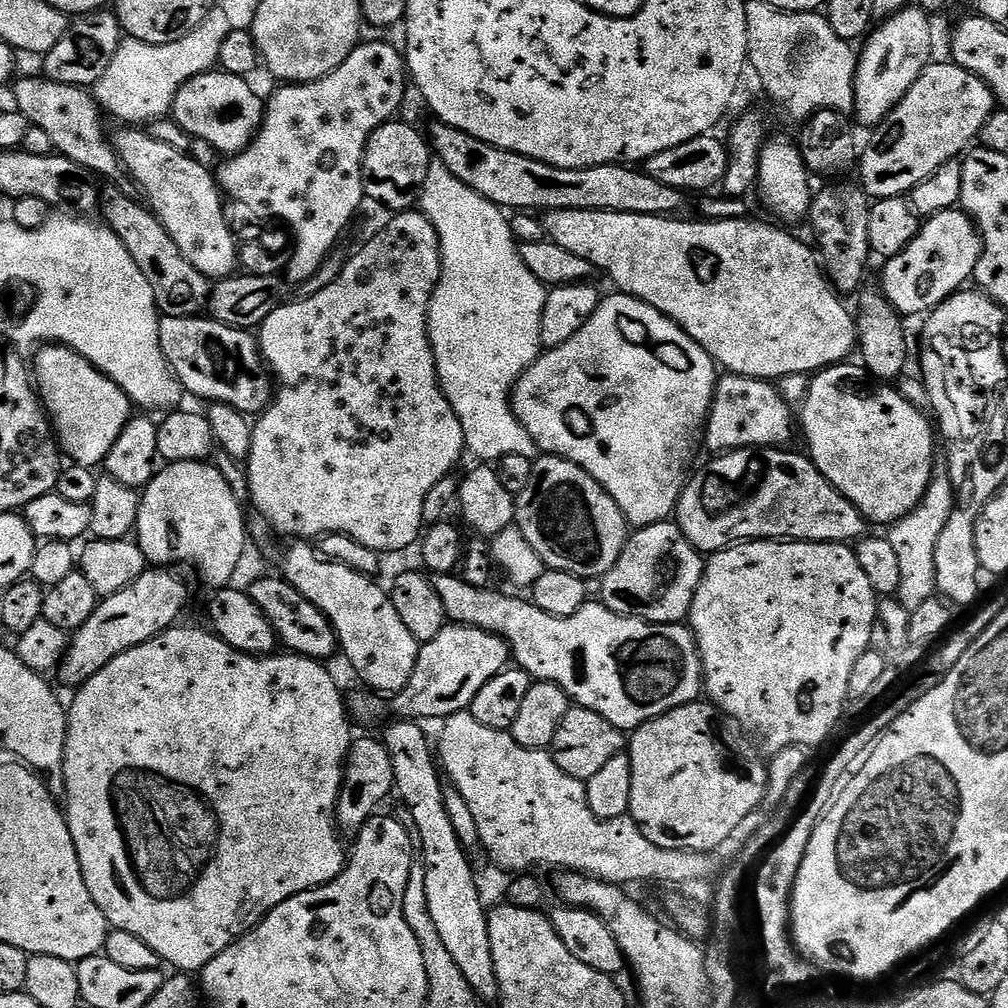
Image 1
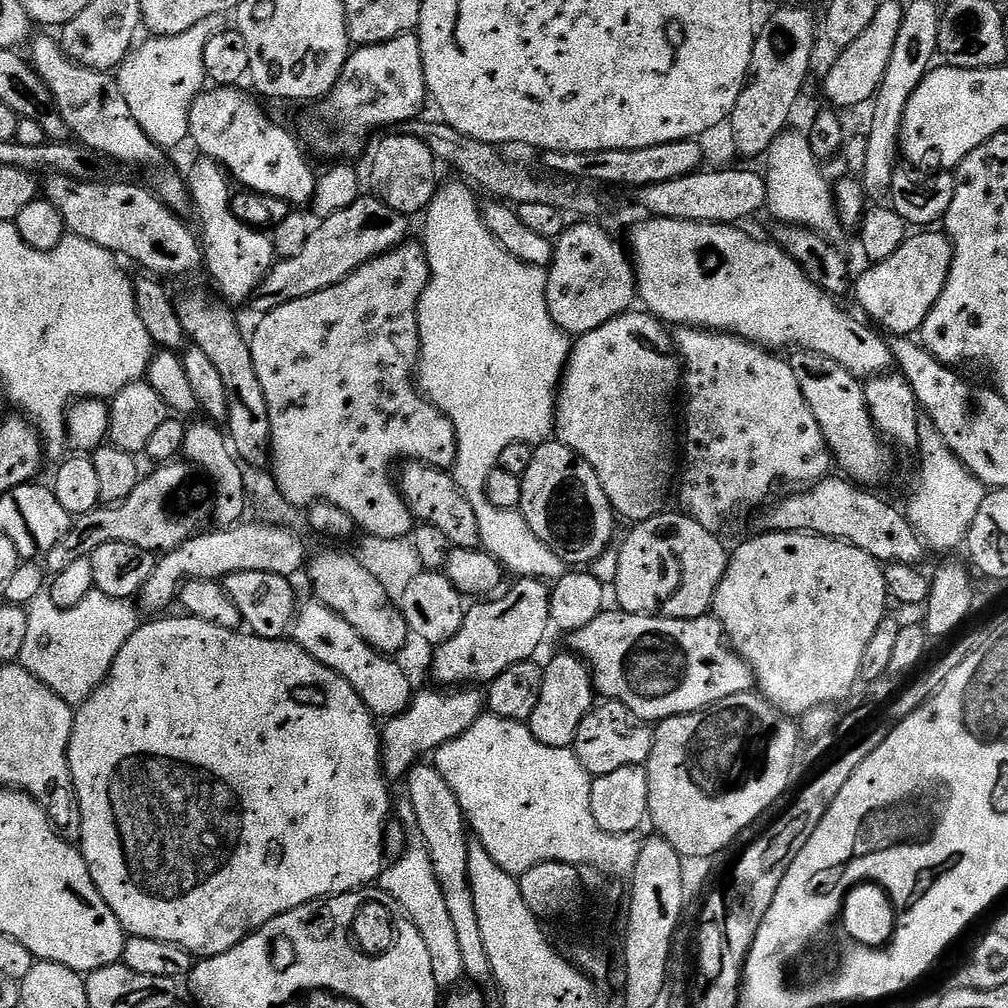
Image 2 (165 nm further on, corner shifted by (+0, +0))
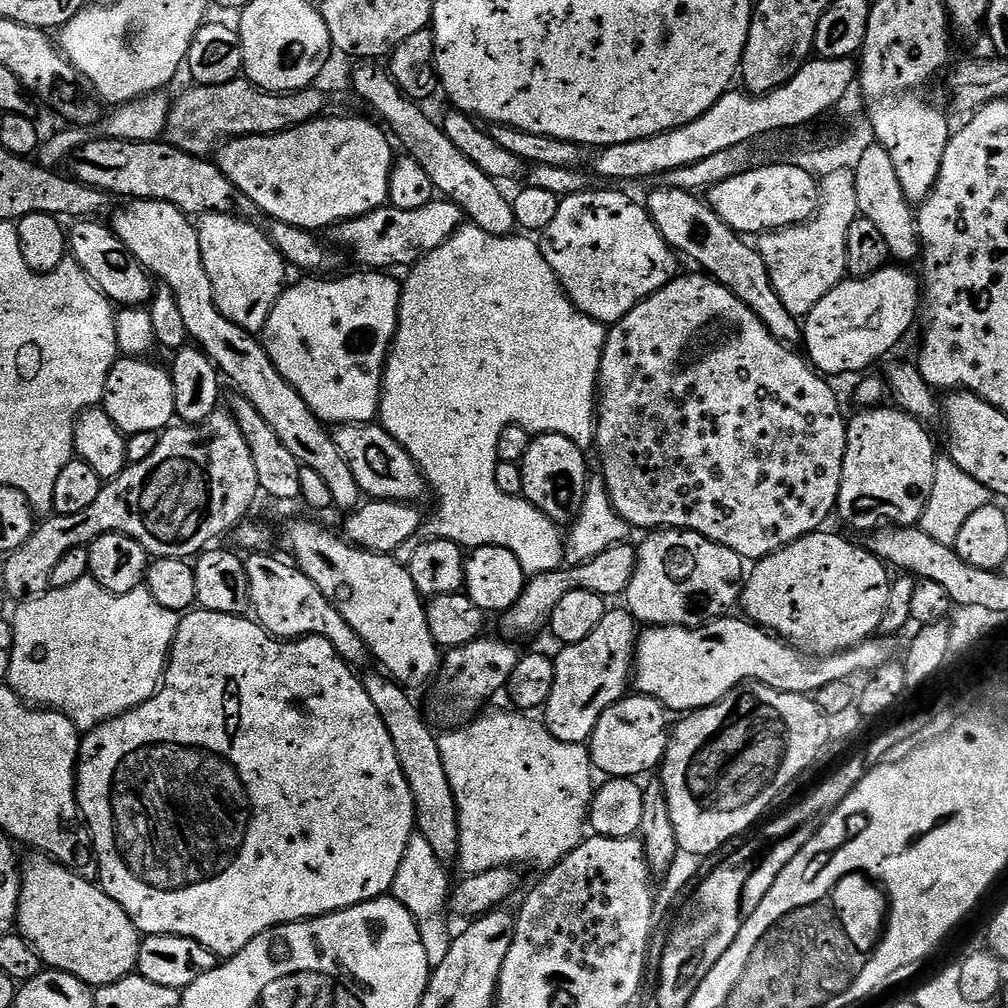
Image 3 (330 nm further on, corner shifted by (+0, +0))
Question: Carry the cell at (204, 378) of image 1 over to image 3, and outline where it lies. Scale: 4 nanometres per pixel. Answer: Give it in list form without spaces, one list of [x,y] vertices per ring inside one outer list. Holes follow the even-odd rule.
[[[84,218],[76,224],[73,228],[70,228],[70,235],[68,237],[68,246],[70,249],[71,259],[75,260],[77,264],[82,266],[82,270],[87,276],[89,276],[94,283],[96,283],[96,289],[108,297],[116,306],[144,306],[152,299],[152,293],[154,291],[154,280],[150,275],[147,268],[142,266],[142,262],[138,262],[138,258],[135,254],[129,250],[126,245],[123,244],[116,237],[116,233],[112,231],[111,227],[107,223],[96,224],[95,219]]]

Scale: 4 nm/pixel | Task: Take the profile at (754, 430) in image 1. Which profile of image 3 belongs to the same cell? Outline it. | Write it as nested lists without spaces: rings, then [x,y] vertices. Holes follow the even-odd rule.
[[[707,274],[696,275],[700,276],[677,275],[676,279],[671,280],[665,288],[659,288],[653,296],[647,296],[641,304],[634,306],[634,310],[630,310],[630,314],[626,314],[619,324],[611,325],[608,333],[608,341],[604,343],[604,356],[600,359],[598,419],[594,424],[594,448],[599,453],[599,471],[603,473],[605,478],[606,490],[608,491],[610,502],[613,503],[614,510],[633,529],[667,530],[670,528],[683,528],[685,532],[697,532],[714,542],[718,542],[722,546],[726,546],[730,550],[734,550],[734,554],[744,557],[745,561],[755,562],[757,560],[765,560],[770,554],[774,554],[778,550],[790,546],[798,538],[809,536],[812,532],[821,531],[827,525],[824,523],[827,522],[828,515],[831,512],[833,515],[837,511],[836,503],[840,497],[842,466],[844,465],[844,455],[846,454],[846,446],[848,445],[848,420],[846,416],[840,413],[840,400],[836,397],[835,390],[828,385],[831,383],[821,373],[817,372],[801,353],[800,357],[796,353],[797,349],[795,347],[789,346],[785,341],[774,338],[774,334],[770,334],[770,330],[766,330],[766,326],[758,318],[758,314],[754,314],[754,310],[750,310],[750,306],[746,306],[746,302],[739,300],[729,288],[722,287],[717,280],[712,279]]]

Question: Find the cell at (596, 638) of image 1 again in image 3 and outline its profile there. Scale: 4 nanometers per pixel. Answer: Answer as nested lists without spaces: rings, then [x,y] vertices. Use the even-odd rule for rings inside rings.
[[[729,614],[721,619],[712,620],[702,628],[666,628],[648,626],[639,633],[636,641],[636,663],[634,665],[634,688],[639,695],[654,698],[669,713],[691,714],[699,708],[716,704],[726,694],[730,694],[745,682],[765,684],[779,692],[799,692],[814,694],[822,686],[839,680],[851,681],[859,672],[871,674],[883,664],[893,659],[892,648],[884,638],[865,640],[856,648],[844,652],[833,652],[830,656],[805,654],[801,649],[777,638],[773,633],[749,622],[747,619],[735,620]]]

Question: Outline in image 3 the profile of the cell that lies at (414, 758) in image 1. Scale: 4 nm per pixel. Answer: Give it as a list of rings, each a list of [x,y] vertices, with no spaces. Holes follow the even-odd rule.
[[[252,554],[247,557],[251,611],[260,627],[278,640],[298,640],[305,636],[326,638],[349,666],[357,666],[364,659],[367,661],[370,656],[368,647],[364,645],[362,638],[358,638],[358,634],[354,634],[346,618],[338,614],[338,610],[324,597],[322,590],[318,590],[318,586],[314,586],[314,582],[310,582],[310,578],[306,578],[306,574],[302,574],[295,563],[284,560],[275,560],[272,554]]]

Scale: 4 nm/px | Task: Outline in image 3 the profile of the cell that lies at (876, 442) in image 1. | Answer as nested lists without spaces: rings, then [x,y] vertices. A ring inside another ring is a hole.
[[[656,186],[646,199],[646,207],[662,238],[666,238],[668,245],[681,257],[689,256],[700,267],[697,269],[703,270],[722,287],[729,288],[739,300],[746,302],[746,306],[750,306],[750,310],[758,314],[758,318],[764,323],[766,330],[774,334],[774,338],[792,346],[801,343],[801,321],[792,316],[786,306],[782,306],[782,298],[778,298],[778,290],[774,290],[770,282],[766,262],[760,257],[759,251],[753,245],[751,248],[741,233],[726,226],[726,222],[722,222],[716,211],[708,206],[707,199],[695,192]]]

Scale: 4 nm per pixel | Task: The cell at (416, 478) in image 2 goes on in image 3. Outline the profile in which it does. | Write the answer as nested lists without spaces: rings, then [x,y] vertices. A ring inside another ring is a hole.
[[[342,424],[332,432],[332,441],[346,458],[350,474],[369,499],[419,503],[428,492],[427,480],[409,452],[378,424]]]

